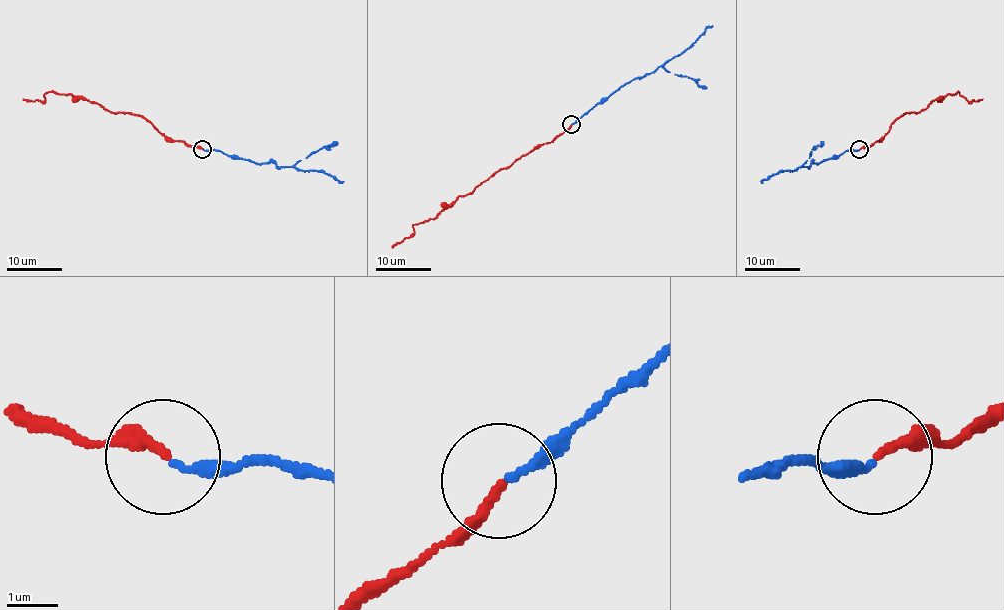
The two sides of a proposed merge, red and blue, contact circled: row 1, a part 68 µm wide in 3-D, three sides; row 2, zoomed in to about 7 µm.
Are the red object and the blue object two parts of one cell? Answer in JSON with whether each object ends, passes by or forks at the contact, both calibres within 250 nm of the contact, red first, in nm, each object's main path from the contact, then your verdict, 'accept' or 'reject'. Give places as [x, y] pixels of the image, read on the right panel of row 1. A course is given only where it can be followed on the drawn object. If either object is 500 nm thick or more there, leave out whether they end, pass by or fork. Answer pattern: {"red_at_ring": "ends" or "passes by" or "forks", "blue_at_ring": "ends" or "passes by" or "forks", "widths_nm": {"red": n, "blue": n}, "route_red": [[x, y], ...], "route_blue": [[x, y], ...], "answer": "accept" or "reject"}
{"red_at_ring": "ends", "blue_at_ring": "ends", "widths_nm": {"red": 190, "blue": 180}, "route_red": [[859, 149], [879, 140], [901, 115], [919, 113], [937, 99], [959, 92], [967, 102], [982, 99]], "route_blue": [[859, 150], [848, 150], [808, 167], [778, 171], [760, 182]], "answer": "accept"}

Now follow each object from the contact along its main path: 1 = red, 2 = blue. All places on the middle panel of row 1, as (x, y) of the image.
1: (571, 124), (550, 142), (539, 144), (509, 166), (495, 171), (434, 218), (413, 225), (413, 232), (391, 247)
2: (572, 124), (627, 83), (680, 55), (713, 25)

